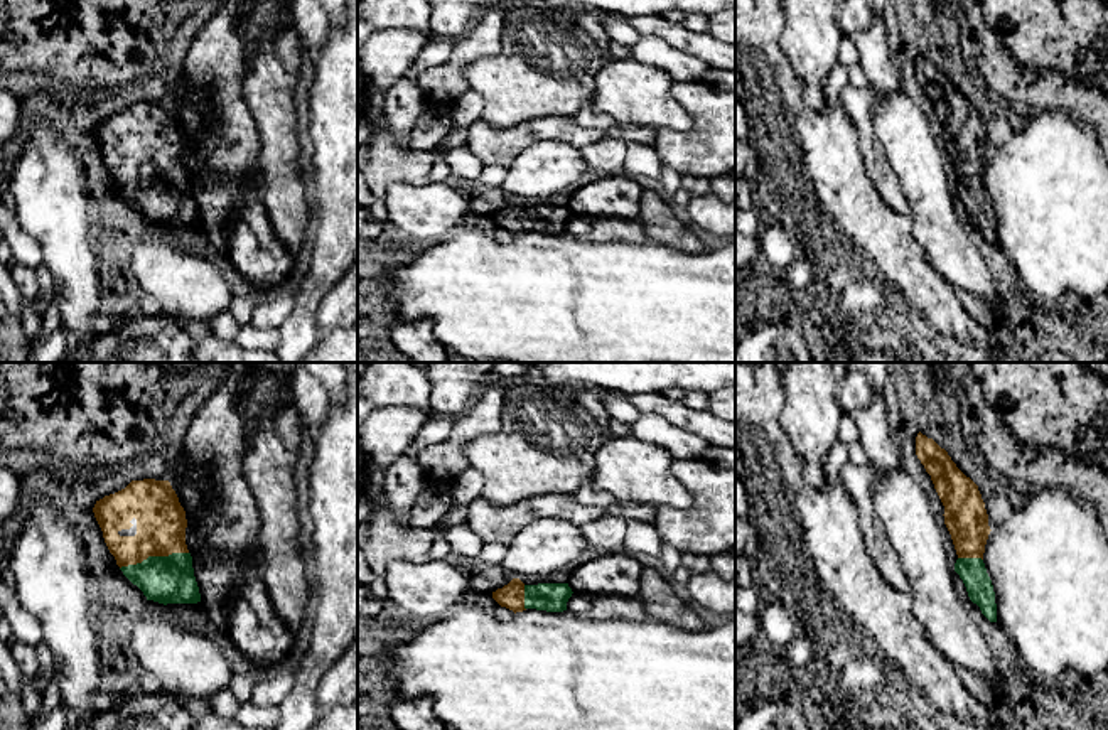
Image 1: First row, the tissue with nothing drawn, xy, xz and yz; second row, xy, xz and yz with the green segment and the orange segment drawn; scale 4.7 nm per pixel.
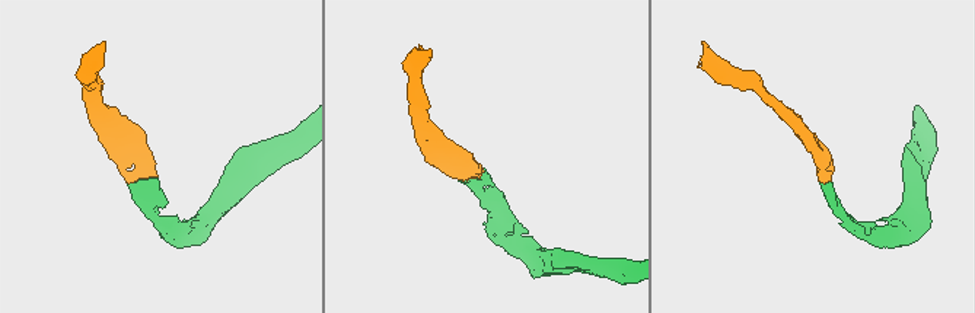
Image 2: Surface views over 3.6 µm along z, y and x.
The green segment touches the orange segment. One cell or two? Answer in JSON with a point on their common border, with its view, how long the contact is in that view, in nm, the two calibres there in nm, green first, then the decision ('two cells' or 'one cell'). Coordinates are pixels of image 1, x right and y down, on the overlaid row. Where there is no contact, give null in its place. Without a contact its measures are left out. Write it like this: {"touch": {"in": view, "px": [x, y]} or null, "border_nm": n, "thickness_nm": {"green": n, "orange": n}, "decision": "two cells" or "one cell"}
{"touch": {"in": "xy", "px": [154, 557]}, "border_nm": 340, "thickness_nm": {"green": 220, "orange": 240}, "decision": "one cell"}

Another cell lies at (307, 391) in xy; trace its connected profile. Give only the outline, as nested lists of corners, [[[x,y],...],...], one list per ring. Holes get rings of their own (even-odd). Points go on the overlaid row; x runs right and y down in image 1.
[[[300,362],[293,368],[290,383],[293,400],[305,413],[307,427],[312,432],[319,430],[327,418],[327,391]]]

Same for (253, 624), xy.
[[[261,565],[251,568],[228,604],[228,636],[258,673],[263,664],[282,663],[292,647],[293,634],[278,617],[265,583]]]

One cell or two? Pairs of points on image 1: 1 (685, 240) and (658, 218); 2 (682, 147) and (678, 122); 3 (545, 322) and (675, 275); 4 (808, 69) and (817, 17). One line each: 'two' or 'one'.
1: one
2: two
3: one
4: one

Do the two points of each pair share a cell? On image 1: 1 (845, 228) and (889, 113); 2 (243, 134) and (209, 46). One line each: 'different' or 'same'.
1: different
2: same

